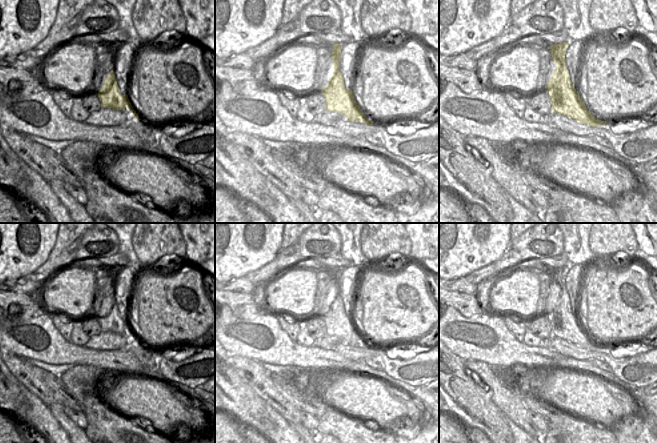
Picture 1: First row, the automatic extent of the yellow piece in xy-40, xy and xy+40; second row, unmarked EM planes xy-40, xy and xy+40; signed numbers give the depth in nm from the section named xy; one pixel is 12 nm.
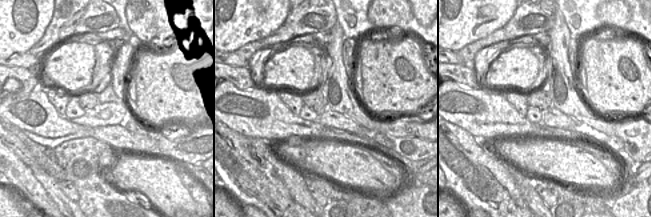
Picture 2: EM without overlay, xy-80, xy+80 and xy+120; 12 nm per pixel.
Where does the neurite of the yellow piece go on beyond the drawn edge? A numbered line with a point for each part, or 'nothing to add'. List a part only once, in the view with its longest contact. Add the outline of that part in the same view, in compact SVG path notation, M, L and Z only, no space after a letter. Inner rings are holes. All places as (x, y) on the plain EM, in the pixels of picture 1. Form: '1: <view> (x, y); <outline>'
nothing to add

